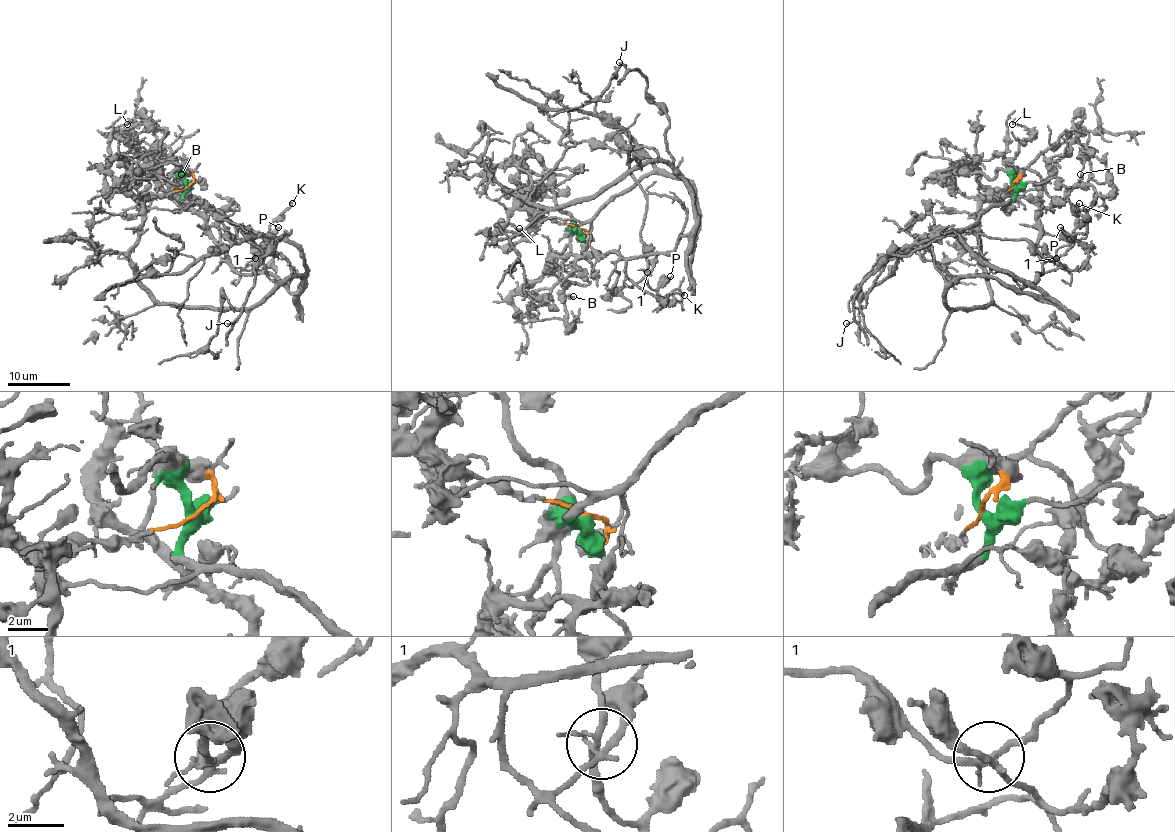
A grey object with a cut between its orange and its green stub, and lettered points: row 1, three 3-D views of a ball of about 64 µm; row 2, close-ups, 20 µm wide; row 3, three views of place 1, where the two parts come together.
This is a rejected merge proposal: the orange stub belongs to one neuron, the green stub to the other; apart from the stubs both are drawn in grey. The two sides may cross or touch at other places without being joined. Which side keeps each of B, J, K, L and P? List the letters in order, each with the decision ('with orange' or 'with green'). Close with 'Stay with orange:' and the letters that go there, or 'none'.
B: with orange
J: with green
K: with green
L: with orange
P: with green
Stay with orange: B, L

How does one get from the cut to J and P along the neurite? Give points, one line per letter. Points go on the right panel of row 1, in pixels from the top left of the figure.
J: (1012, 186), (1012, 200), (996, 203), (955, 236), (890, 255), (862, 285), (854, 319), (846, 324)
P: (1012, 186), (1012, 200), (996, 203), (965, 230), (1026, 239), (1046, 258), (1060, 256), (1073, 245), (1060, 227)

